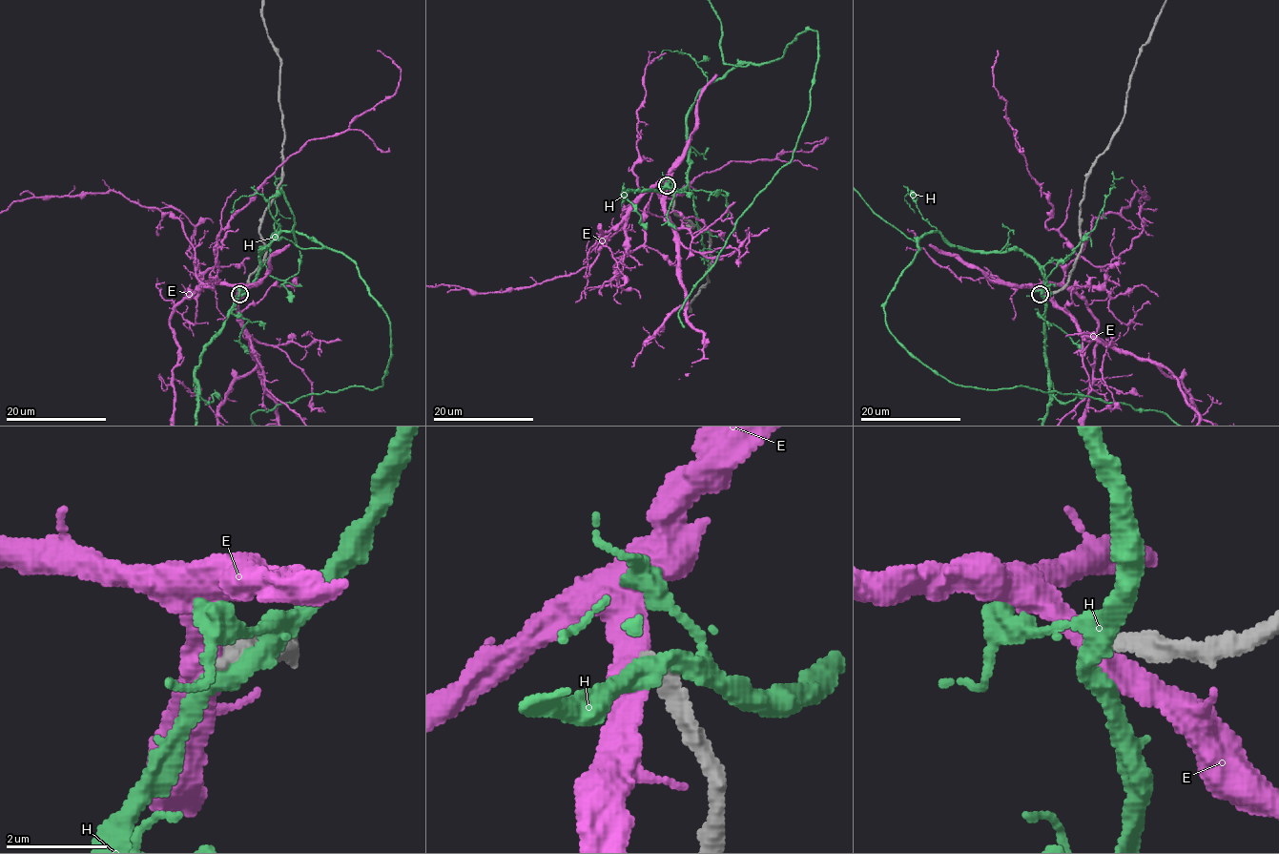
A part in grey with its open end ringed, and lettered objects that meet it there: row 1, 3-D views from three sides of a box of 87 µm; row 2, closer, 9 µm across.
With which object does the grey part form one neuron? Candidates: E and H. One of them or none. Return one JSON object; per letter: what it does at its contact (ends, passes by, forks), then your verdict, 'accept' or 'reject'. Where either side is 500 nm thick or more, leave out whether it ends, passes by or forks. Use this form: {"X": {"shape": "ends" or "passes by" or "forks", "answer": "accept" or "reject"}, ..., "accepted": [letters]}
{"E": {"answer": "reject"}, "H": {"shape": "passes by", "answer": "reject"}, "accepted": []}

